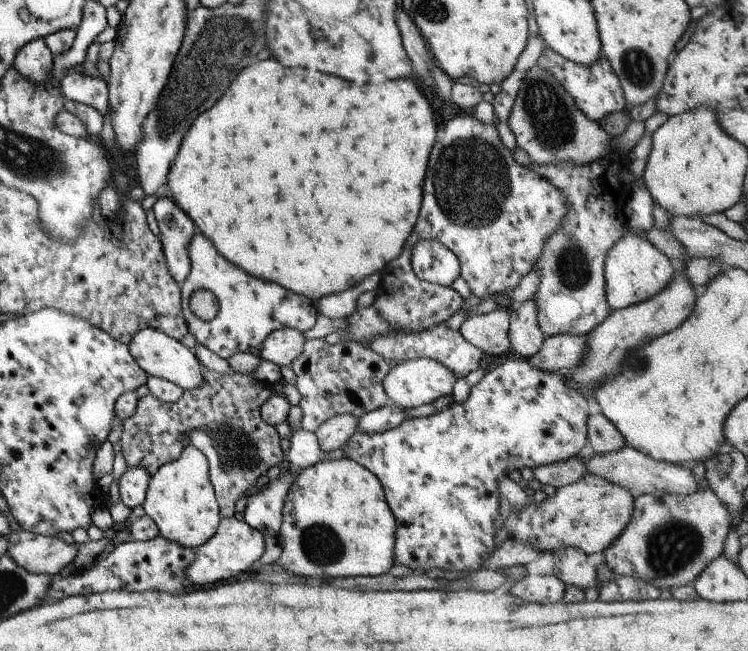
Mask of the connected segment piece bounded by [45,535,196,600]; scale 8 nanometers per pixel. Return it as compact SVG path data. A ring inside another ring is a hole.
M157 535L148 541L135 541L120 543L115 549L105 556L98 556L94 564L88 569L75 572L69 576L54 575L49 581L45 600L61 600L75 594L93 594L93 592L105 592L105 590L157 590L157 592L169 592L177 594L183 590L183 584L187 584L186 568L196 556L195 549L181 546L173 541Z

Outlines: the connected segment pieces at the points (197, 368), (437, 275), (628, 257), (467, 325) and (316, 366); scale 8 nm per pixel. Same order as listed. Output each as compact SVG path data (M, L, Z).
M142 328L137 331L131 338L128 344L129 354L141 368L146 372L147 376L159 377L177 386L180 386L184 391L197 388L202 385L202 370L197 357L190 346L190 343L180 342L167 336L160 330L154 328Z
M435 239L419 240L411 249L410 264L419 280L443 286L460 275L457 257Z
M625 233L607 251L604 258L604 287L610 310L622 309L655 296L676 274L671 262L647 239Z
M495 309L476 315L471 311L458 328L459 334L487 356L501 356L510 348L508 339L509 312Z
M307 339L301 354L290 365L301 395L298 406L302 412L303 431L314 433L322 422L333 415L349 413L360 417L385 405L395 406L382 387L383 377L390 369L387 361L375 351L353 341L340 340L329 345L324 339Z

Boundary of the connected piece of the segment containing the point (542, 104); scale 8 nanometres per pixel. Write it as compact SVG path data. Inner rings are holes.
M536 64L522 78L514 98L507 124L516 140L516 146L522 148L530 160L537 165L586 165L603 159L611 150L610 136L595 121L589 120L576 106L573 99L548 71Z

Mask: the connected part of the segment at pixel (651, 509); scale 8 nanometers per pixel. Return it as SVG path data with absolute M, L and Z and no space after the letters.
M697 488L688 495L659 491L634 499L634 507L623 532L604 550L604 563L617 576L630 576L652 584L655 588L682 587L693 584L697 575L713 559L722 554L723 543L732 528L730 512L709 488Z

